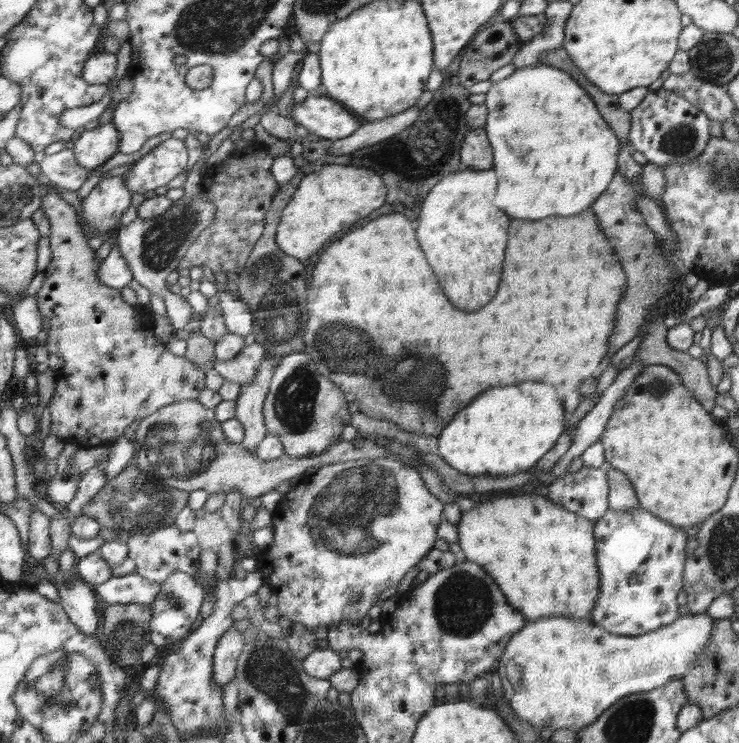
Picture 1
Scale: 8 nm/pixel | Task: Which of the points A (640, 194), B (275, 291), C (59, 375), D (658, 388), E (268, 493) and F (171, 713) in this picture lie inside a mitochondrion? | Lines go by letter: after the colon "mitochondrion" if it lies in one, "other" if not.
A: other
B: mitochondrion
C: other
D: mitochondrion
E: other
F: other

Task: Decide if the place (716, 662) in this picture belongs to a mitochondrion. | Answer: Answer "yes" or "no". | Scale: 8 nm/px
no

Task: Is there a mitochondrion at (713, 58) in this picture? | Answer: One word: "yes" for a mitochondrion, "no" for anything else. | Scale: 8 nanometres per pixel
yes

